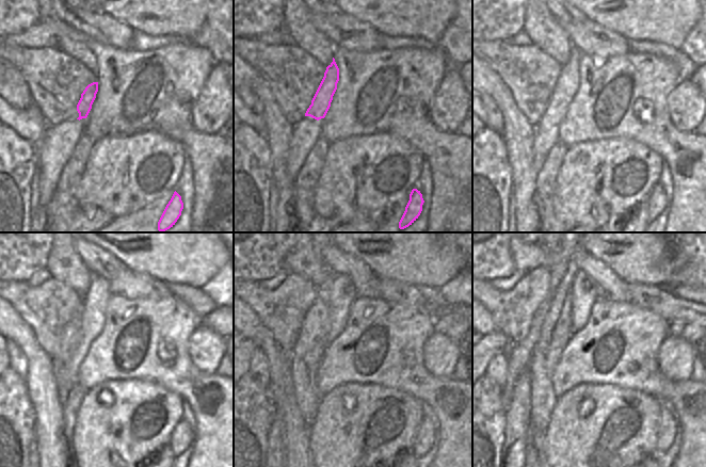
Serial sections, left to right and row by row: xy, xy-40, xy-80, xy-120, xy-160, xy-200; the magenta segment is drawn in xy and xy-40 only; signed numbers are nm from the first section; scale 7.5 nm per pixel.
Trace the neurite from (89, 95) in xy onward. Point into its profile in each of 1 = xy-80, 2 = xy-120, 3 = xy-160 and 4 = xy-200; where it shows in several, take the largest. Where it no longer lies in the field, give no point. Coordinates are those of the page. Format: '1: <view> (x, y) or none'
1: xy-80 (566, 86)
2: xy-120 (95, 301)
3: xy-160 (342, 292)
4: xy-200 (583, 290)

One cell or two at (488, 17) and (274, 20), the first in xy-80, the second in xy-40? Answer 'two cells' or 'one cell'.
one cell

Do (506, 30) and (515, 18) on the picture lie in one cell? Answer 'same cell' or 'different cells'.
same cell

